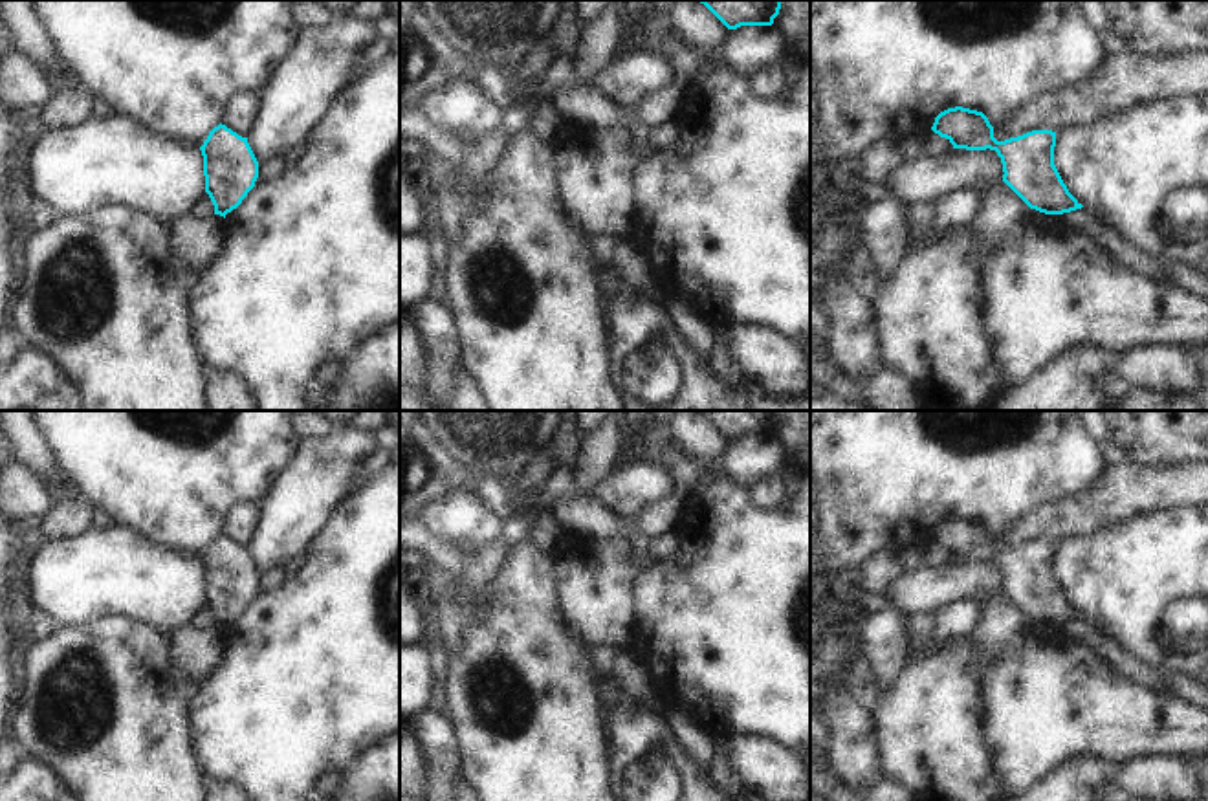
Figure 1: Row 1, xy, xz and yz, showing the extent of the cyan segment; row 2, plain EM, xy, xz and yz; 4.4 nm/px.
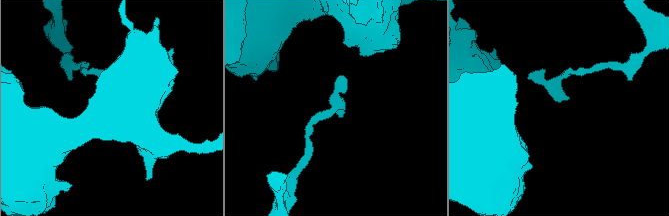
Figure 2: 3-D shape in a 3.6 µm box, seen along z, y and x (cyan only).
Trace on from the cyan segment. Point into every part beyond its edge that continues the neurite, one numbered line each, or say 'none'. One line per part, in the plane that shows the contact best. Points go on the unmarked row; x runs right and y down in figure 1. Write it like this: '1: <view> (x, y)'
none.

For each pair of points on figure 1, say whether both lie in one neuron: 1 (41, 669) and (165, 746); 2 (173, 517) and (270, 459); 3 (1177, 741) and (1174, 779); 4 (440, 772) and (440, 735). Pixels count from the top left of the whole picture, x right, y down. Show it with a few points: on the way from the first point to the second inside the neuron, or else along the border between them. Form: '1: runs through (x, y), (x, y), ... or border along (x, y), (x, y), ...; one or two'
1: runs through (79, 646), (109, 662), (127, 708); one
2: runs through (197, 493), (231, 459), (246, 459); one
3: border along (1181, 756), (1133, 757); two
4: runs through (440, 763), (440, 745); one

